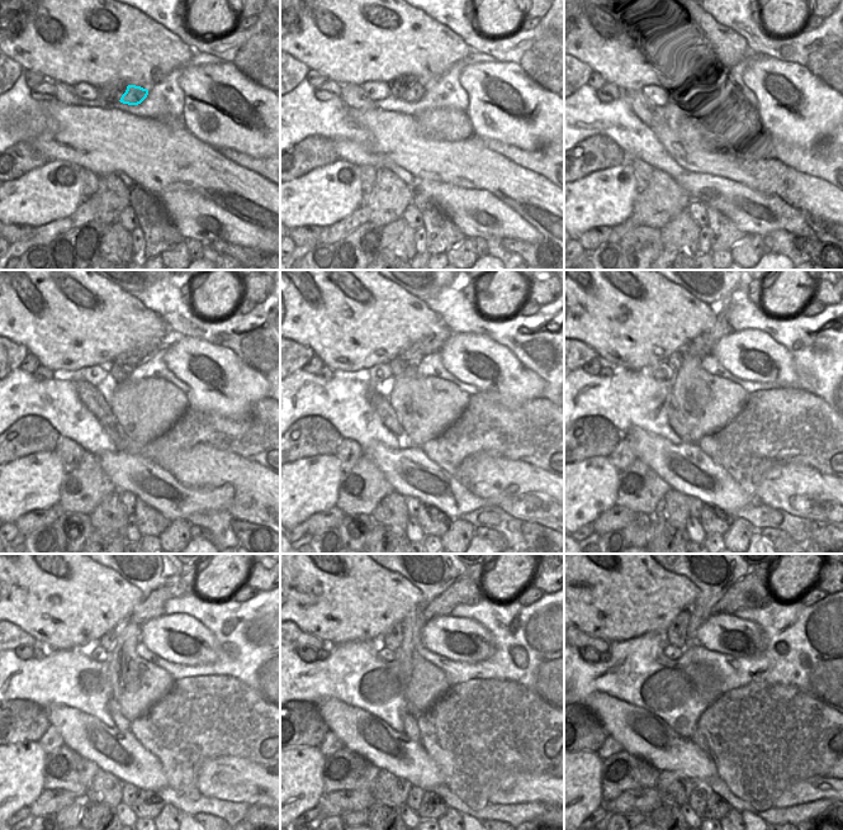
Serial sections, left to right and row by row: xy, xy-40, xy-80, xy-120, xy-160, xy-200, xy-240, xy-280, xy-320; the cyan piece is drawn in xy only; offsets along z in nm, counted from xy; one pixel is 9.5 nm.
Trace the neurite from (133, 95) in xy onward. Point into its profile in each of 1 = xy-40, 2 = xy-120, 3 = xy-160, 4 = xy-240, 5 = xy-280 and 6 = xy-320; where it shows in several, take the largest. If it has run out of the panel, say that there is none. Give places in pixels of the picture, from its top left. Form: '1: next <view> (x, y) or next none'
1: next xy-40 (415, 93)
2: next xy-120 (119, 374)
3: next xy-160 (397, 366)
4: next xy-240 (108, 641)
5: next xy-280 (392, 639)
6: next xy-320 (677, 632)

